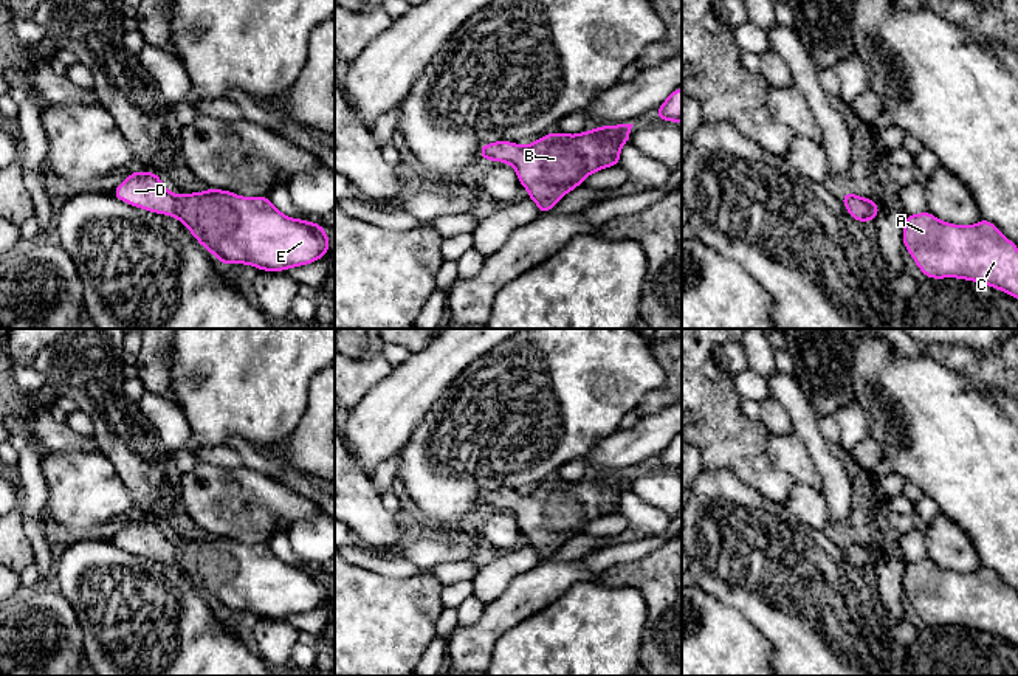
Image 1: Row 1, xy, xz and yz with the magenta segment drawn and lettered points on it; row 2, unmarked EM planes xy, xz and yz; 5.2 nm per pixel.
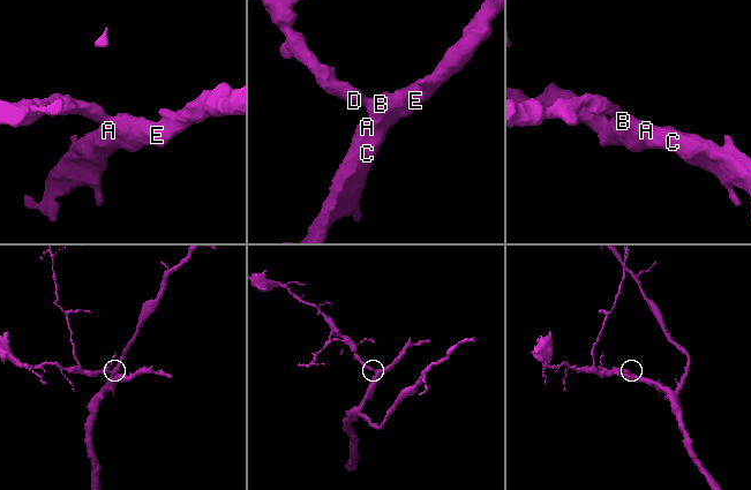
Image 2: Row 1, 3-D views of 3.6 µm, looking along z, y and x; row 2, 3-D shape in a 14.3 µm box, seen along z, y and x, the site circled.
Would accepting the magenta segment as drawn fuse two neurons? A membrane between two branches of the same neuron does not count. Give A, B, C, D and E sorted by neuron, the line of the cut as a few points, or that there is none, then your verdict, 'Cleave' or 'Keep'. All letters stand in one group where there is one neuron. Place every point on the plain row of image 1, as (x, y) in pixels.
Groups: A B C D E. No split. Keep

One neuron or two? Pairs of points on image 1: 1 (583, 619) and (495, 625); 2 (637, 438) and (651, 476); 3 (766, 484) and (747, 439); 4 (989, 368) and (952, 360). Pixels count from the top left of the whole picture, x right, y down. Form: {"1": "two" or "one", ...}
{"1": "two", "2": "two", "3": "one", "4": "one"}

